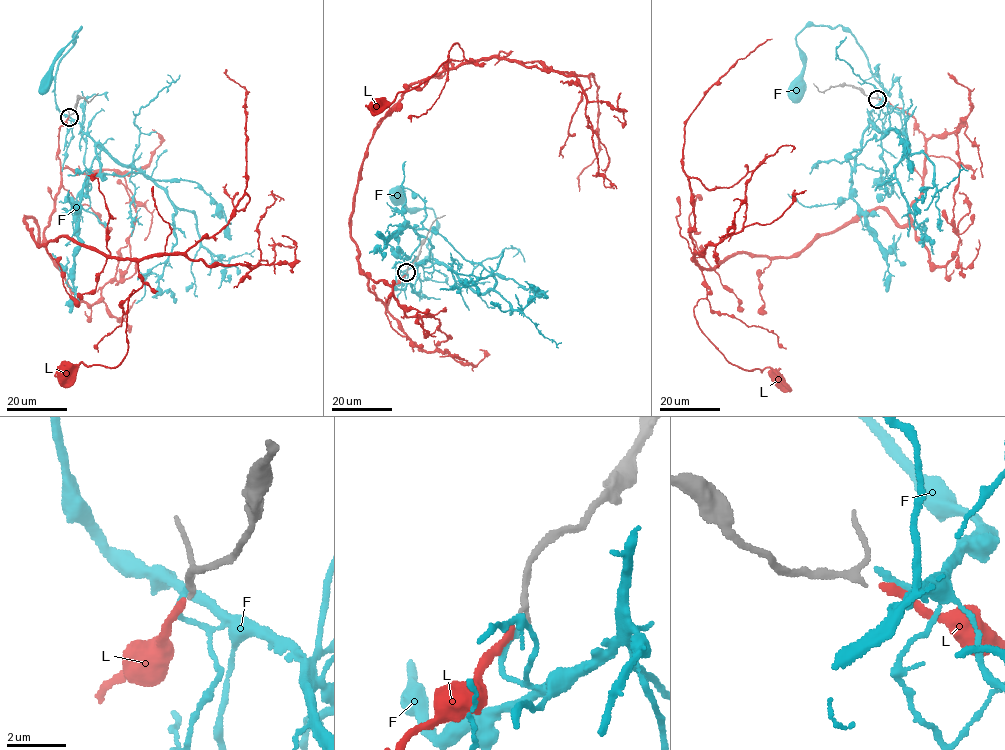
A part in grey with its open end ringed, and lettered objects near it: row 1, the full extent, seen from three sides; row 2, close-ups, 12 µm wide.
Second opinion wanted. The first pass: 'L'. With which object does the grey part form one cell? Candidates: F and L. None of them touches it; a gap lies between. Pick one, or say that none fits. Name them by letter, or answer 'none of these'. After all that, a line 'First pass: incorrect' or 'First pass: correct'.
L
First pass: correct

